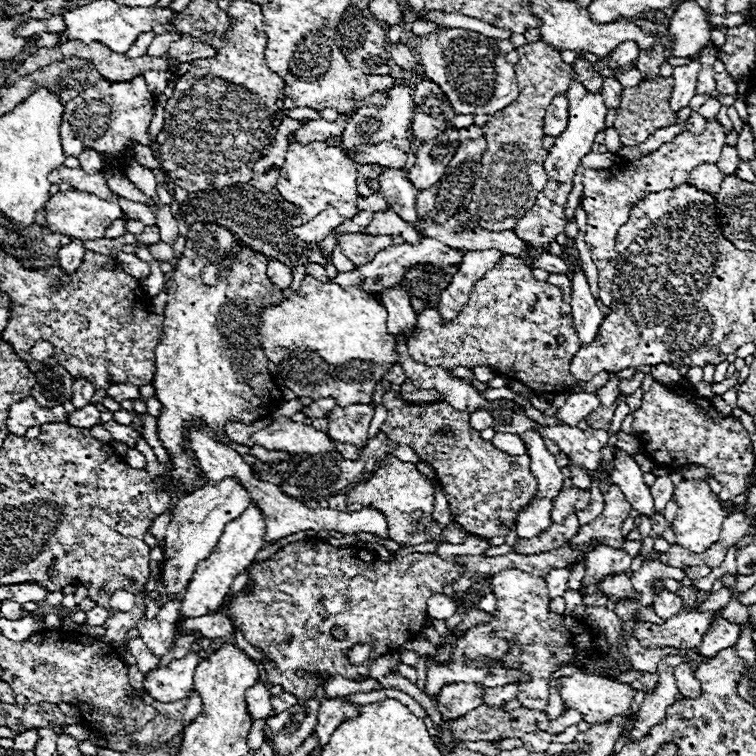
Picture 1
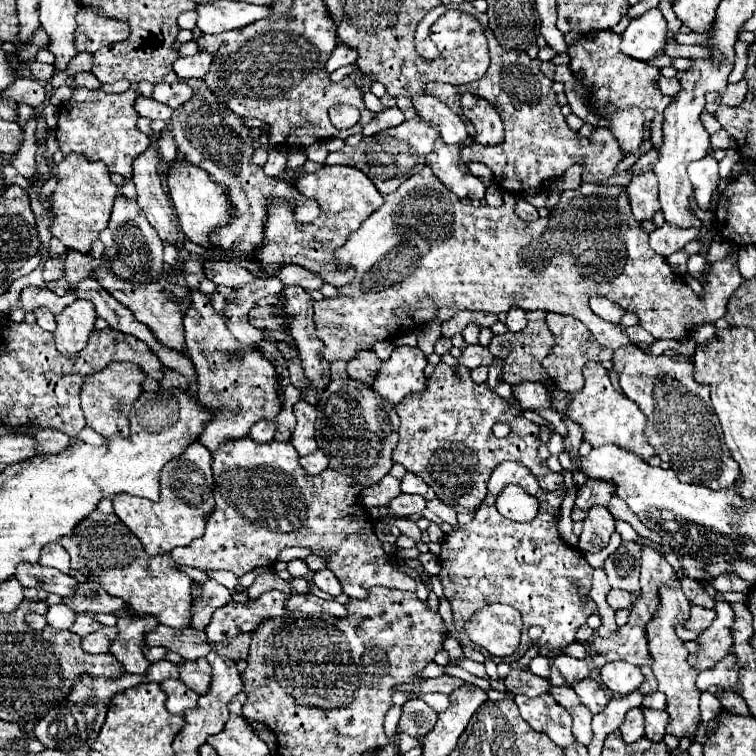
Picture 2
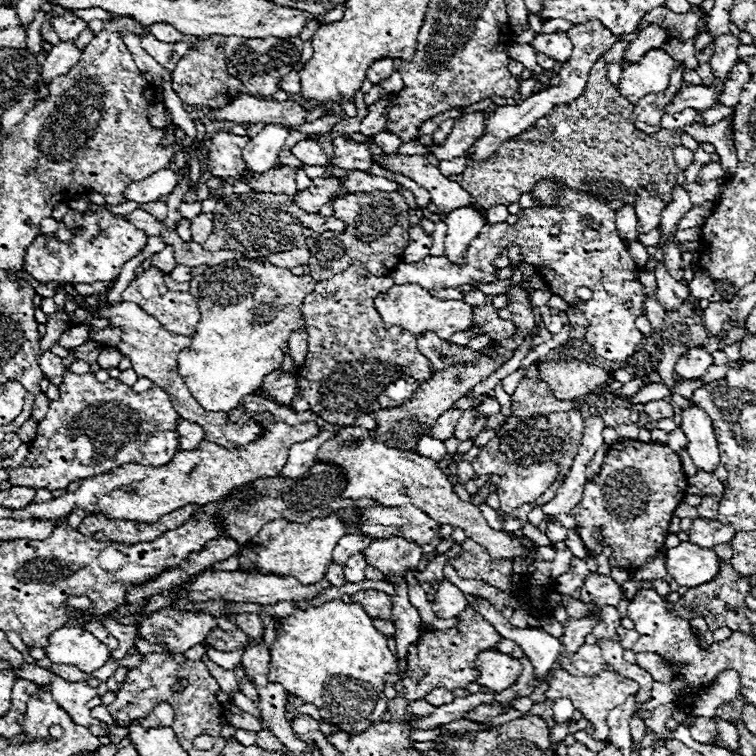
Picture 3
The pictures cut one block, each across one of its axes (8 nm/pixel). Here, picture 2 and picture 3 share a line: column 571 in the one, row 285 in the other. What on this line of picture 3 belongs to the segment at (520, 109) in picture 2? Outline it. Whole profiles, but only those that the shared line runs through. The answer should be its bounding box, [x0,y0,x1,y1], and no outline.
[122,266,200,336]

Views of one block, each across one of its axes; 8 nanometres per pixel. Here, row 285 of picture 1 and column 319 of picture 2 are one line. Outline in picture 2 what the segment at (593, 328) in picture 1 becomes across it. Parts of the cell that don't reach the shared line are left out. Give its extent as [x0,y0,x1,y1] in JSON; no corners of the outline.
[314,570,342,598]

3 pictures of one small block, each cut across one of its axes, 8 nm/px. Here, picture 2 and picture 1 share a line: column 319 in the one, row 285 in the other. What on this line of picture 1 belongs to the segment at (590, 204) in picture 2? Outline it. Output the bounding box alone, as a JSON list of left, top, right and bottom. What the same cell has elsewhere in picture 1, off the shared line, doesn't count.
[260,276,398,404]

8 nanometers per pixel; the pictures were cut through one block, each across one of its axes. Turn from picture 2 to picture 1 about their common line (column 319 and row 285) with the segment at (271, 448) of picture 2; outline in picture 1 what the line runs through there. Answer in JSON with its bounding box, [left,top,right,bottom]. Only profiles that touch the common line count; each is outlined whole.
[408,254,609,394]

